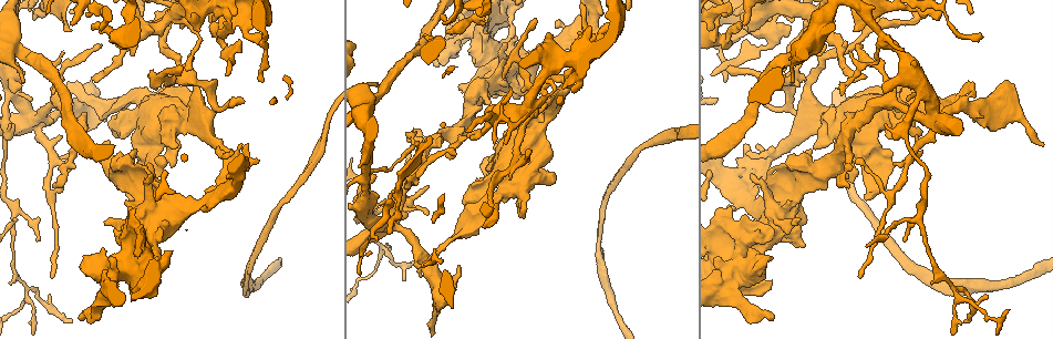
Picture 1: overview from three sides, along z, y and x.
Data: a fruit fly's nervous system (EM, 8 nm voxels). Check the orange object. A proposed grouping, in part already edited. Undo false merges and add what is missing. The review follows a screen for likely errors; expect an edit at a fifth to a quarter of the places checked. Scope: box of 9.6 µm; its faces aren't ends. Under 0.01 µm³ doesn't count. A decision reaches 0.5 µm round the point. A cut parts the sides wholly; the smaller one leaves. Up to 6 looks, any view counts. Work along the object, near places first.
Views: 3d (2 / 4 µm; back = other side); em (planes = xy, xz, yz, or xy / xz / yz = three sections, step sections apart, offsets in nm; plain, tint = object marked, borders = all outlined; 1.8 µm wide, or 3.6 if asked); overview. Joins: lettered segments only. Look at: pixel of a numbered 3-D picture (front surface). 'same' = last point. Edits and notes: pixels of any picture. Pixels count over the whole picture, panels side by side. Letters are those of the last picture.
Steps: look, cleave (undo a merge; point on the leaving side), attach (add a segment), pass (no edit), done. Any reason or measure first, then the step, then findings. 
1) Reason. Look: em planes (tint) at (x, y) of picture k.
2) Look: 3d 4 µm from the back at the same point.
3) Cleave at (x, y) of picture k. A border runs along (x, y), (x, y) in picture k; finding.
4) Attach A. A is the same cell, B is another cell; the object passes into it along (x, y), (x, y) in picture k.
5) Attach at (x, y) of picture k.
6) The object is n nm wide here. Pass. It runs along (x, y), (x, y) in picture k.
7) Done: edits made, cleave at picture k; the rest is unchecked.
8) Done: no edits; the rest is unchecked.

Thin arm on a thick one. Look: em xz step 16 (tint) at (533, 100) of picture 1.

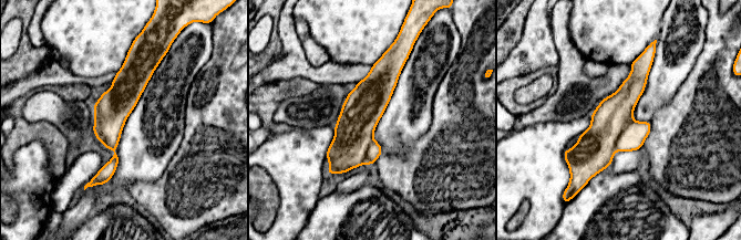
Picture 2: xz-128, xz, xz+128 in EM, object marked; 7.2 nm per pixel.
What lies round it. Look: em xz step 16 (borders) at the same point.

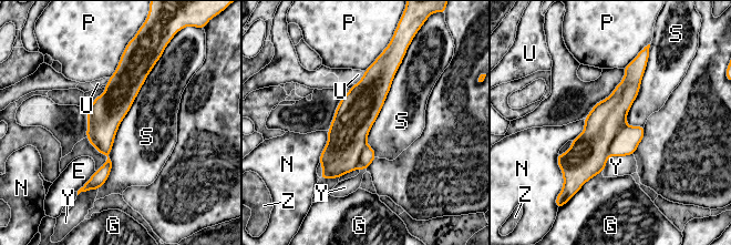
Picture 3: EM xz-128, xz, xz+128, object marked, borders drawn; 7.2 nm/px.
The object is 220 nm wide here. Pass. E, G, N, P, S, U, Y and Z are other cells; it runs along (382, 60), (347, 150), (323, 175) in picture 3; continuous, no second cell.

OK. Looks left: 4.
An open end. Look: 3d 2 µm at (424, 37) of picture 1.

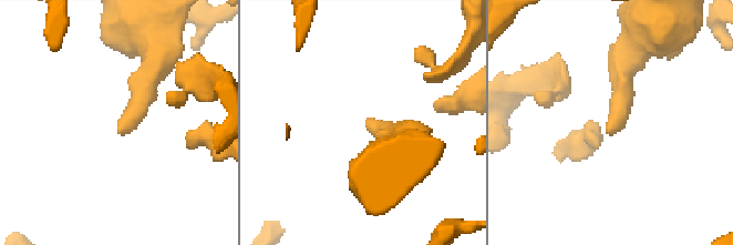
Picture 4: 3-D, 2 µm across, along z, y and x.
Look: em xy step 16 (borders) at (369, 118) of picture 4.

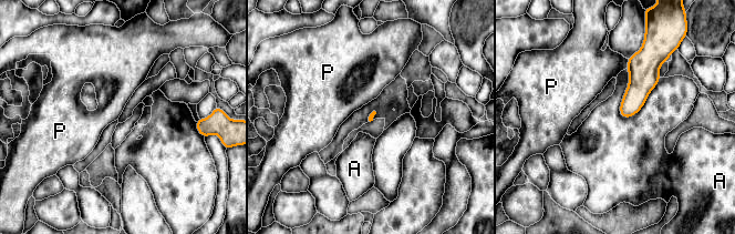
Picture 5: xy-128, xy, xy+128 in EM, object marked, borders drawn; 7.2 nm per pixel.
Pass. A and P are other cells; a border runs along (660, 78), (637, 112), (619, 113) in picture 5; no lettered segment goes on from it.

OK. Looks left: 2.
Abrupt turn. Look: em yz step 16 (tint) at (768, 160) of picture 1.

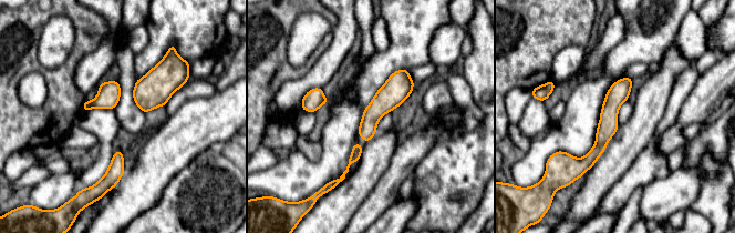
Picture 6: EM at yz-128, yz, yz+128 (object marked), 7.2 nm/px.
Another direction. Look: em planes (borders) at the same point.

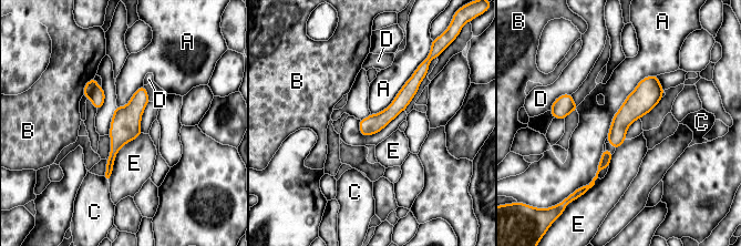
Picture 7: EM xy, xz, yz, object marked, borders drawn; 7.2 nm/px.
Pass. A, B, C, D and E are other cells; a border runs along (656, 74), (626, 98), (606, 137) in picture 7; continuous, no second cell.

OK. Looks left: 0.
Done: no edits; the rest is unchecked.

